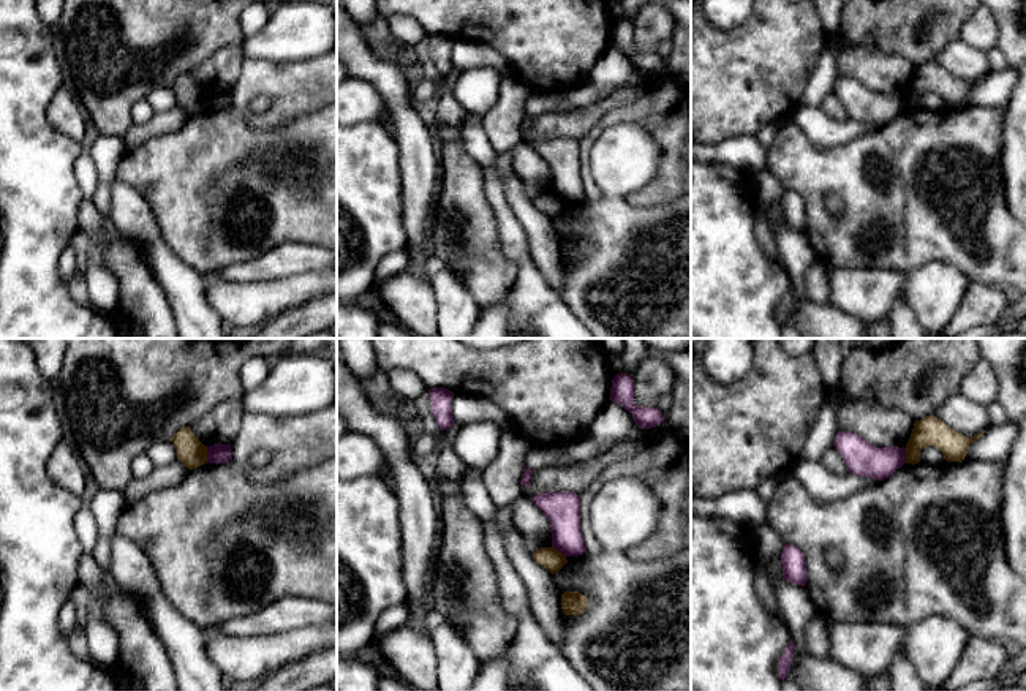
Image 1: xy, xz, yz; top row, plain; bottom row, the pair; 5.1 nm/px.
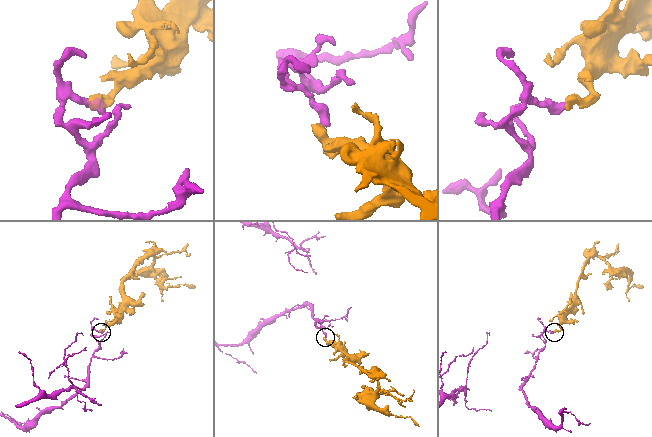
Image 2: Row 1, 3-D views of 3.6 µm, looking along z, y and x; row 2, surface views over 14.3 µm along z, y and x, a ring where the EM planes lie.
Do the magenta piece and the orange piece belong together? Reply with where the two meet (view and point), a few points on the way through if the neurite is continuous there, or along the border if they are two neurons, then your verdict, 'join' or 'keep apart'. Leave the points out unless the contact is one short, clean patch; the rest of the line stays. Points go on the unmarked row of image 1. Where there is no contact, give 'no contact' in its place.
meets magenta in xy at (207, 101); border along xy (206, 94), (207, 108); keep apart

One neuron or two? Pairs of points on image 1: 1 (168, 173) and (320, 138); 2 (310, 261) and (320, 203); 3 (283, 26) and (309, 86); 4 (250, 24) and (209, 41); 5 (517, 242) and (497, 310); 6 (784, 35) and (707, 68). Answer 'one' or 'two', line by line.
1: one
2: two
3: two
4: two
5: two
6: one

